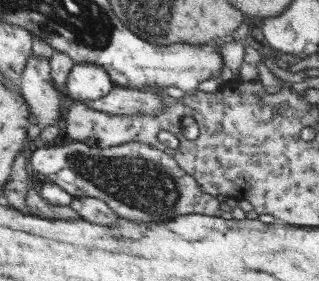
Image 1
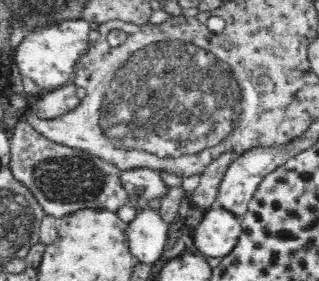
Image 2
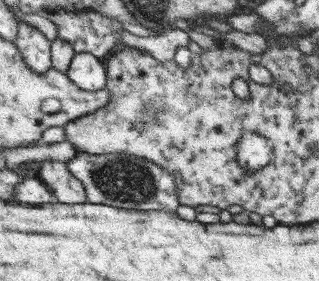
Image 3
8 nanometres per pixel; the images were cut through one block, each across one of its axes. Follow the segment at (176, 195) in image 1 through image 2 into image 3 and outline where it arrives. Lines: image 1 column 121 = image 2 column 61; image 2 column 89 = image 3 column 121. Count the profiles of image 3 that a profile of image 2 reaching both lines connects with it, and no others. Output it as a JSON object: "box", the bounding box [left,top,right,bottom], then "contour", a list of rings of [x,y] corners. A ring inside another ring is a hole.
{"box":[67,152,181,214],"contour":[[[79,152],[75,158],[67,160],[67,170],[79,180],[89,194],[89,204],[101,204],[101,206],[117,206],[125,210],[143,210],[143,212],[173,212],[177,214],[177,208],[181,202],[181,184],[165,172],[157,162],[139,158],[127,152],[115,152],[115,154],[89,154]]]}

